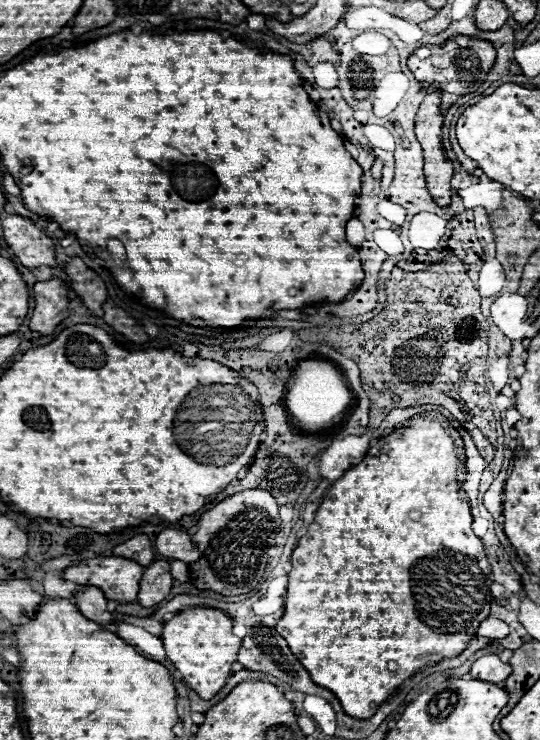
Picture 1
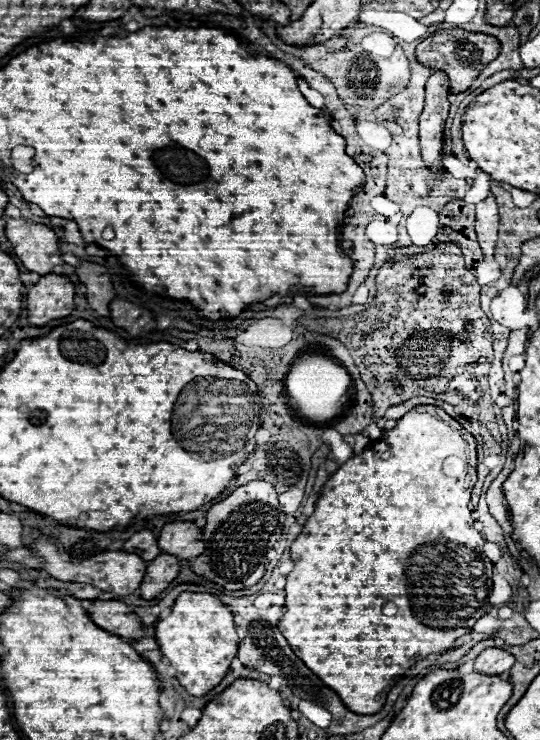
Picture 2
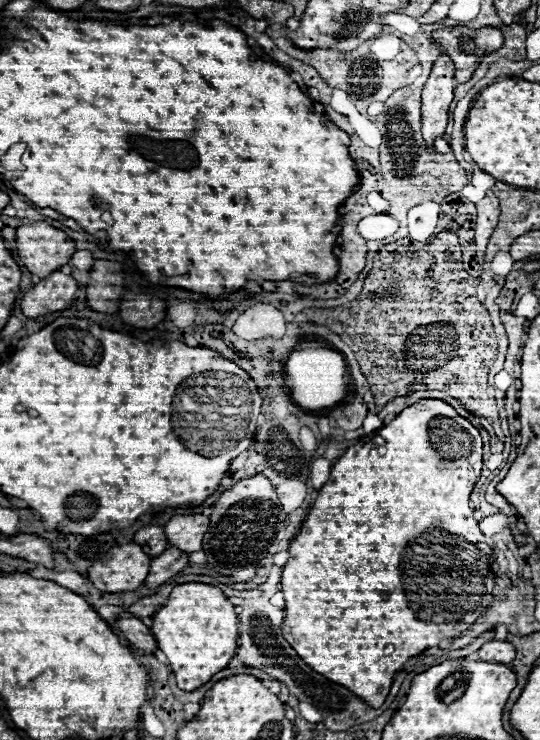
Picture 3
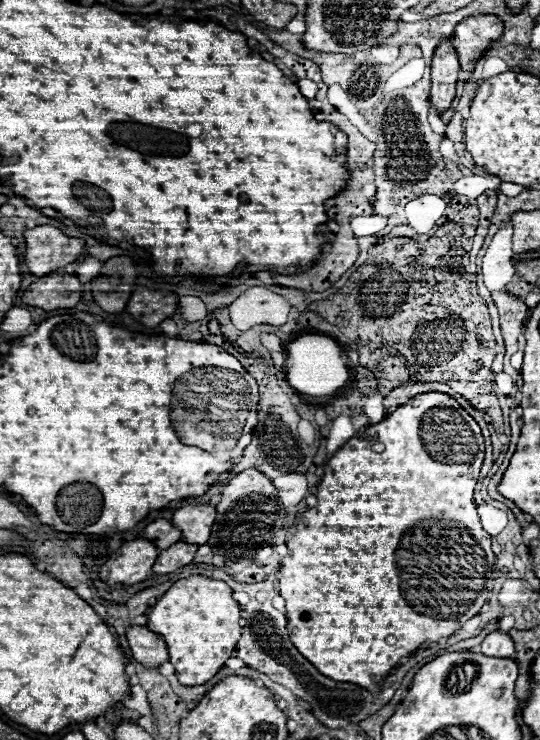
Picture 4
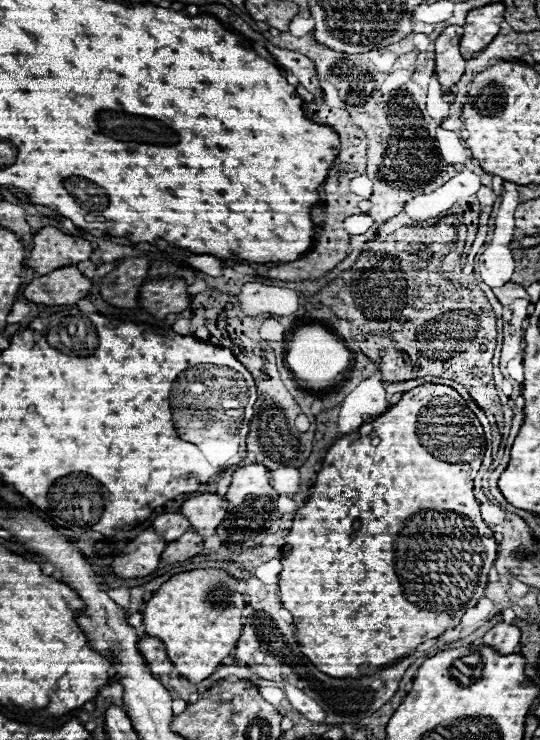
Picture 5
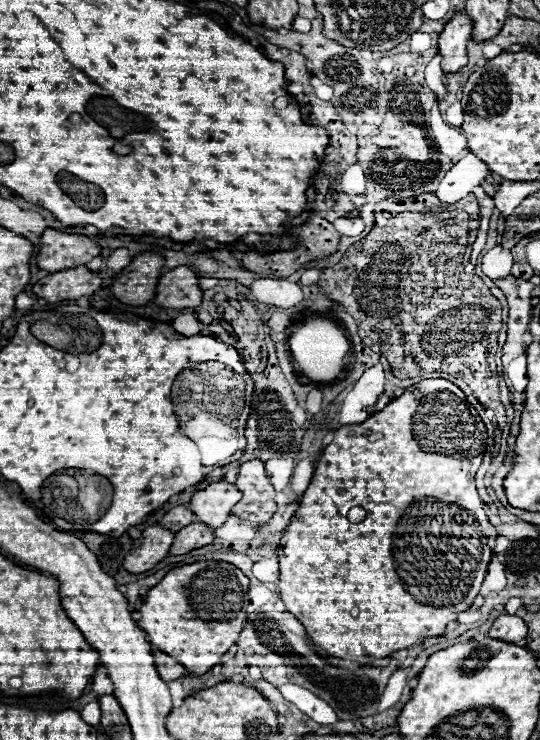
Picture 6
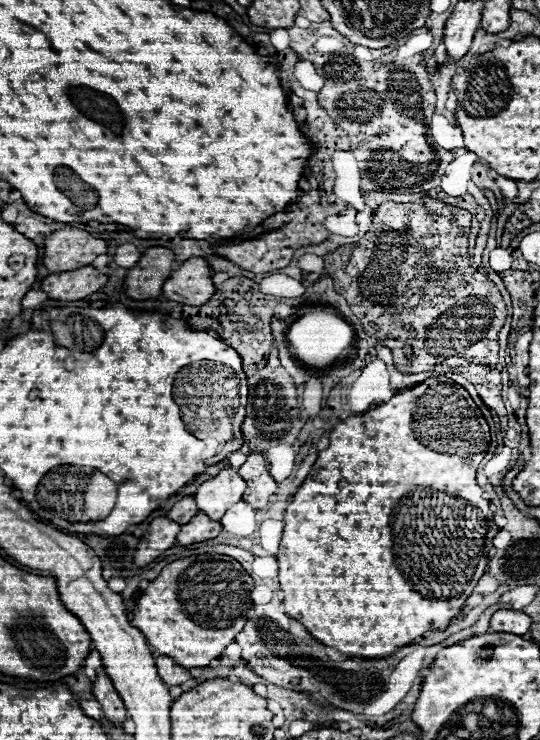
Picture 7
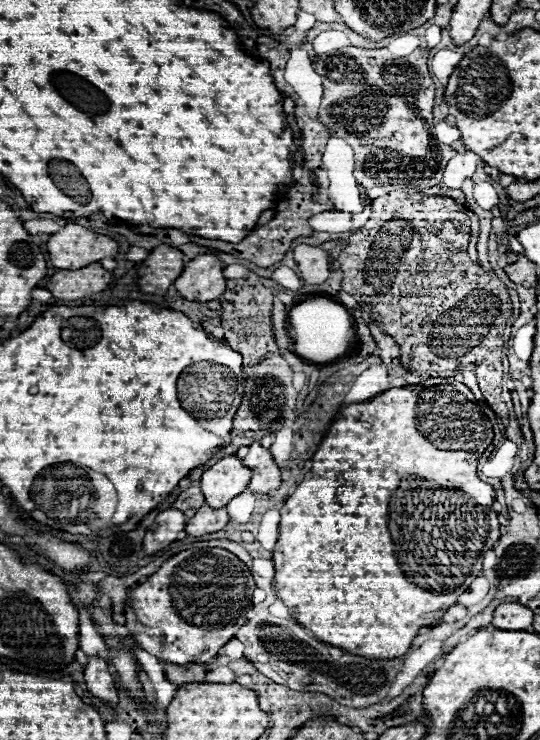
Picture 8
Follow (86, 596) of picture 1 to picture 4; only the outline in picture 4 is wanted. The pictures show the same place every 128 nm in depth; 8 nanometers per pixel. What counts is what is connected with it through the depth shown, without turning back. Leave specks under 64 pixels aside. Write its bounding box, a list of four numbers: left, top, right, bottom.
[126,626,168,668]

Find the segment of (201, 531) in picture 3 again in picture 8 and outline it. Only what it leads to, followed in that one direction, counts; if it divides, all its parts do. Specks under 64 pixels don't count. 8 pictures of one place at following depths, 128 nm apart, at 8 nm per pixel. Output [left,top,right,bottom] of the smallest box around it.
[200,456,252,510]

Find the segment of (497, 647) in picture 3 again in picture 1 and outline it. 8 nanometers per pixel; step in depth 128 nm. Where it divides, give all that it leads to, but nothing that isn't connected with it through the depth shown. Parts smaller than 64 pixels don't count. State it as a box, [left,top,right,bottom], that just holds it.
[470,654,512,684]

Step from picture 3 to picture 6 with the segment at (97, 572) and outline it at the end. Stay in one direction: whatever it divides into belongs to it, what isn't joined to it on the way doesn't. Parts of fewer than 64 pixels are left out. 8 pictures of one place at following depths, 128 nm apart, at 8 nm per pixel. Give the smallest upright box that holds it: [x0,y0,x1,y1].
[124,526,174,574]

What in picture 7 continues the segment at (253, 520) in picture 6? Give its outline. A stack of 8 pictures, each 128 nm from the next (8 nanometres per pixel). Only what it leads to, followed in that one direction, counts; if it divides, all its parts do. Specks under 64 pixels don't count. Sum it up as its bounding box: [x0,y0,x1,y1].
[238,454,278,508]

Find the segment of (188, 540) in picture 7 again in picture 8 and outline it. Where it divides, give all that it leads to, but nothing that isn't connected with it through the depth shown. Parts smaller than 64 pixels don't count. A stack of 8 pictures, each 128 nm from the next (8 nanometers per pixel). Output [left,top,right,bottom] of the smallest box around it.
[184,504,228,536]

